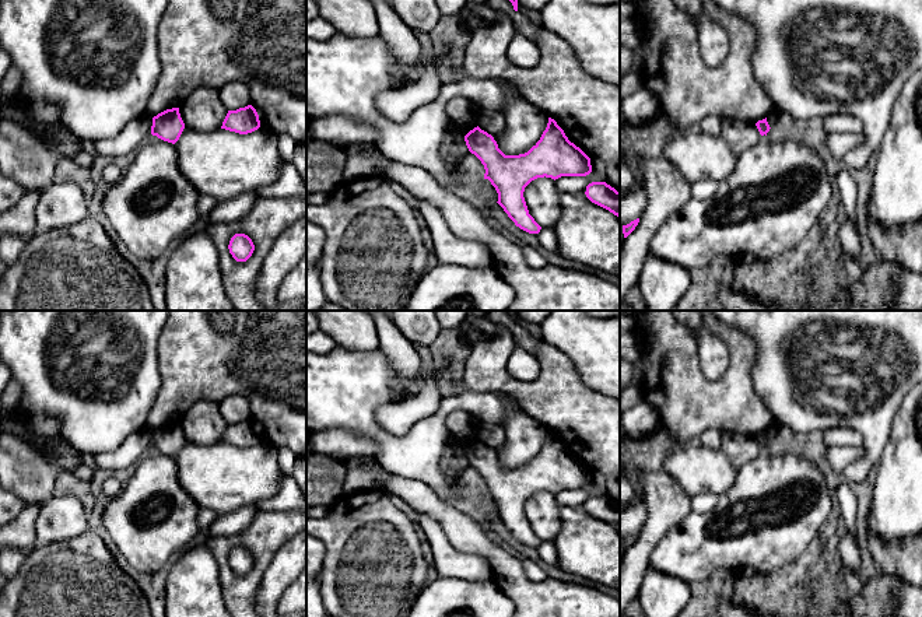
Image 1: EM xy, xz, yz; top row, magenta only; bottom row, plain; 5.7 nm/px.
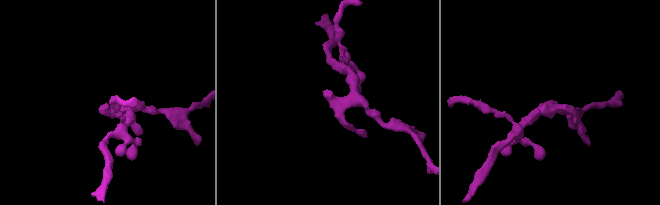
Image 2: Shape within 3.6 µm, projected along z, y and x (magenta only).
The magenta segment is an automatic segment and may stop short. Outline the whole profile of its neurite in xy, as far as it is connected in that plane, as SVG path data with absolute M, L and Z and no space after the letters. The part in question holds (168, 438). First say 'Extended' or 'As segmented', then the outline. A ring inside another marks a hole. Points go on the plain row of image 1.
As segmented. M179 421L166 423L153 431L151 448L164 455L175 458L183 442L185 437L180 431Z

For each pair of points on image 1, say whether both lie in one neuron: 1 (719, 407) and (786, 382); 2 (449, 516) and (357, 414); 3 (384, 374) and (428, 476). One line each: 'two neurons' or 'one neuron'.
1: two neurons
2: two neurons
3: one neuron

